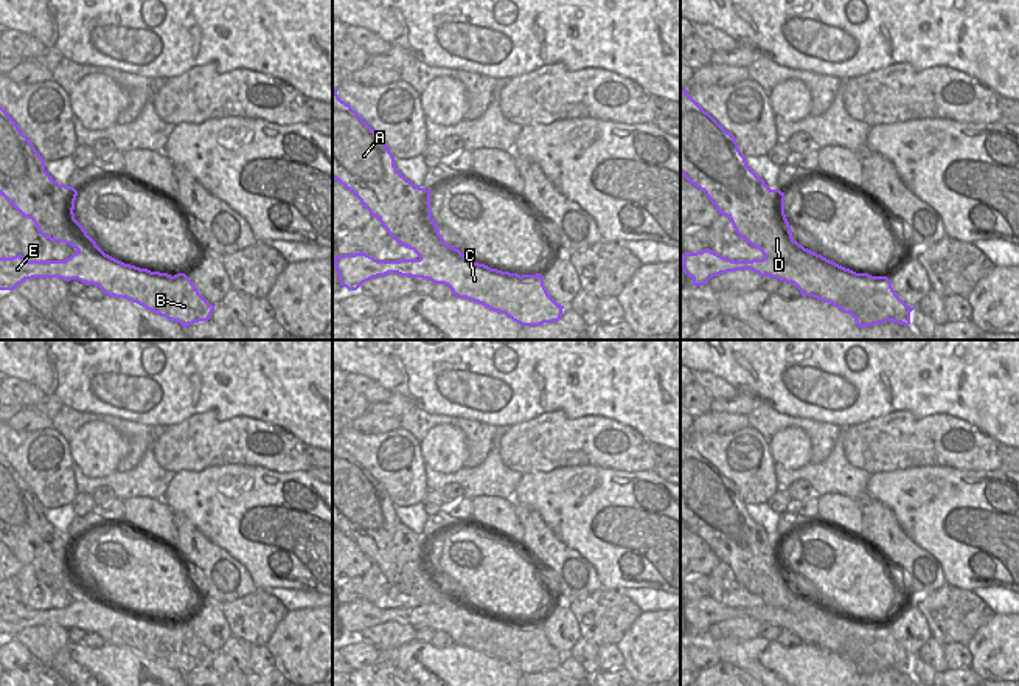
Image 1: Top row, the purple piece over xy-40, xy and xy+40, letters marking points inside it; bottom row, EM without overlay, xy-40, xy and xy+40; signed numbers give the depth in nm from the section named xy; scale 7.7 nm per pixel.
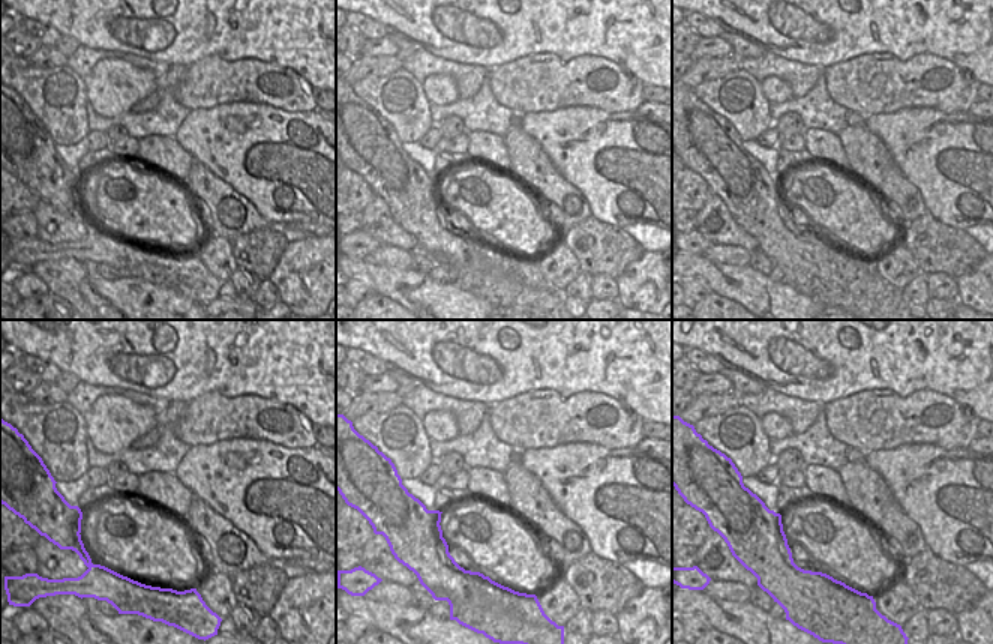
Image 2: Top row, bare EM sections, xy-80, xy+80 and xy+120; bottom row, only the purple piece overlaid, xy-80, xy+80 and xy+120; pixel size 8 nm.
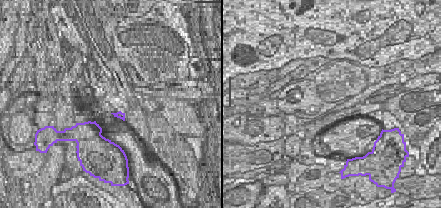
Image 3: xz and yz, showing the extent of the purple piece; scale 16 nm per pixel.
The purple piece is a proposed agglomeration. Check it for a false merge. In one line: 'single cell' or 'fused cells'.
fused cells

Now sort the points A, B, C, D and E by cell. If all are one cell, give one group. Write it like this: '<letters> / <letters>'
A D / B C E

